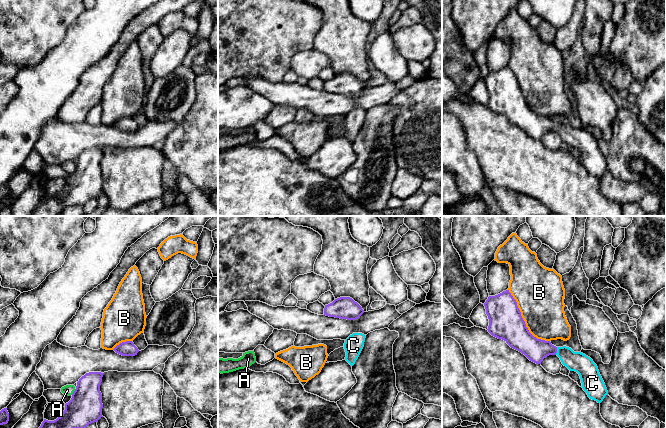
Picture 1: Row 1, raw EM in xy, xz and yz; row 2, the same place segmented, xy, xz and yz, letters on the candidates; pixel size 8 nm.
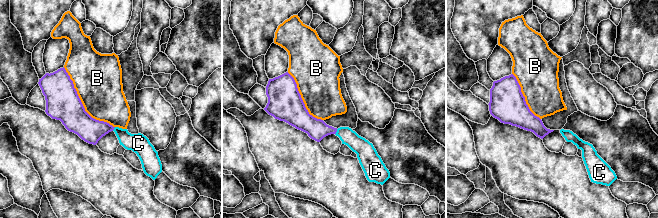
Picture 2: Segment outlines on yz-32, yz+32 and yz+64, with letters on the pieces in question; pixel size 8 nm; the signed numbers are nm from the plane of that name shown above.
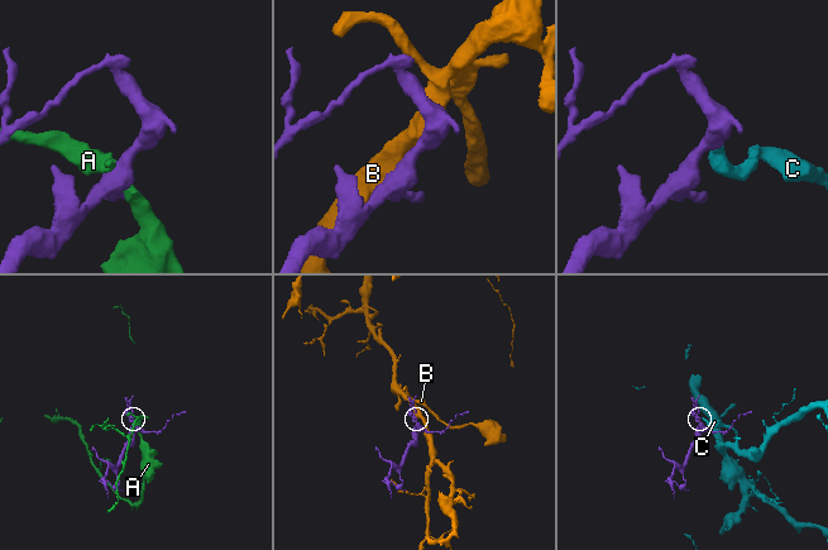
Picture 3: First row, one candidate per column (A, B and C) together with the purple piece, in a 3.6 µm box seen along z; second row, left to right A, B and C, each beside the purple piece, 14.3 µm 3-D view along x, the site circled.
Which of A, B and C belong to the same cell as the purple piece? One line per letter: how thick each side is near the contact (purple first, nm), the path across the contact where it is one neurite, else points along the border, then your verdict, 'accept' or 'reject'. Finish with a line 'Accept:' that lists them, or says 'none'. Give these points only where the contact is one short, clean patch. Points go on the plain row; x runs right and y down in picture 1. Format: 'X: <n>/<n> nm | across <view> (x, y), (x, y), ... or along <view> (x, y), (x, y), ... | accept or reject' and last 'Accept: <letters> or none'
A: 280/90 nm | reject
B: 280/380 nm | reject
C: 180/160 nm | across yz (534, 125), (551, 125), (556, 127), (564, 129), (575, 137) | accept
Accept: C

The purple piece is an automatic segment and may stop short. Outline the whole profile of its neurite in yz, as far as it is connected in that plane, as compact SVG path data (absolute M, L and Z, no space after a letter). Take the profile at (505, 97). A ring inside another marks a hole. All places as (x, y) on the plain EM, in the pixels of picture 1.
M509 66L489 72L484 82L489 95L487 106L492 112L504 116L536 140L541 140L549 131L557 131L564 142L579 150L582 164L590 175L601 179L608 171L598 143L590 133L566 122L556 123L529 108Z

